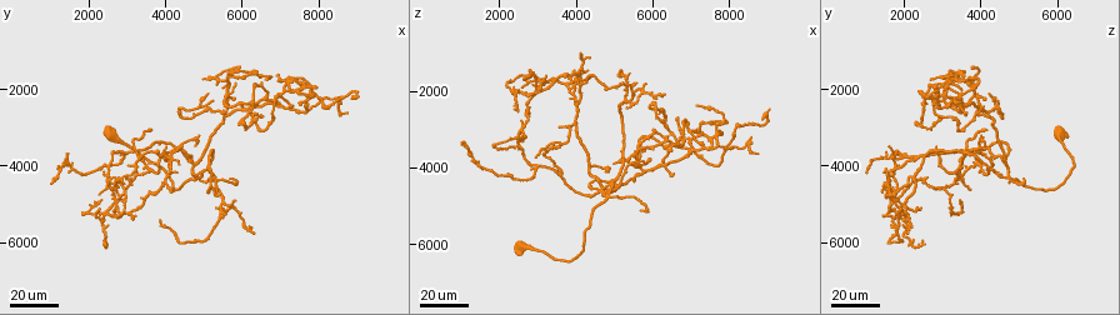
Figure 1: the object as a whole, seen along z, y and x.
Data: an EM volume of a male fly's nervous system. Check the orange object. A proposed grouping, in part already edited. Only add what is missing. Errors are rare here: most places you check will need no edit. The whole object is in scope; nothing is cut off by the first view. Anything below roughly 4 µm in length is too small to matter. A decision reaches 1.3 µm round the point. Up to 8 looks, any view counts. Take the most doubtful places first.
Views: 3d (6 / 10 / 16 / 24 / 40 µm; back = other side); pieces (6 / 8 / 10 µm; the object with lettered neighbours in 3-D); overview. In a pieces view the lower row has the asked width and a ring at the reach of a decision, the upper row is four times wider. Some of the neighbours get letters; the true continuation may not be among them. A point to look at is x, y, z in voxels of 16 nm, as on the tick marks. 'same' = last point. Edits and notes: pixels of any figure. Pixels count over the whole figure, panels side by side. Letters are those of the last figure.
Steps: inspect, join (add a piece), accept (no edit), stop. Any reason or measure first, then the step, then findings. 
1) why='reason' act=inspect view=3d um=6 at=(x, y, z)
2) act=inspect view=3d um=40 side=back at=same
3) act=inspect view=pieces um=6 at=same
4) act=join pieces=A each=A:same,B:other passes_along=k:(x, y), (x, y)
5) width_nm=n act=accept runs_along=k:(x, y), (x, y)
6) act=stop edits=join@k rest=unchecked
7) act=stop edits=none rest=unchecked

why='free end' act=inspect view=3d um=40 at=(4800, 3450, 4150)

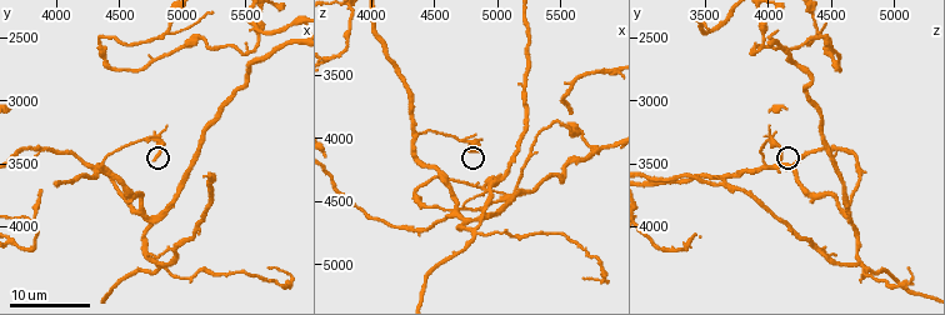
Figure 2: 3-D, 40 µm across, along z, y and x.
act=inspect view=pieces um=8 at=(4800, 3460, 4080)

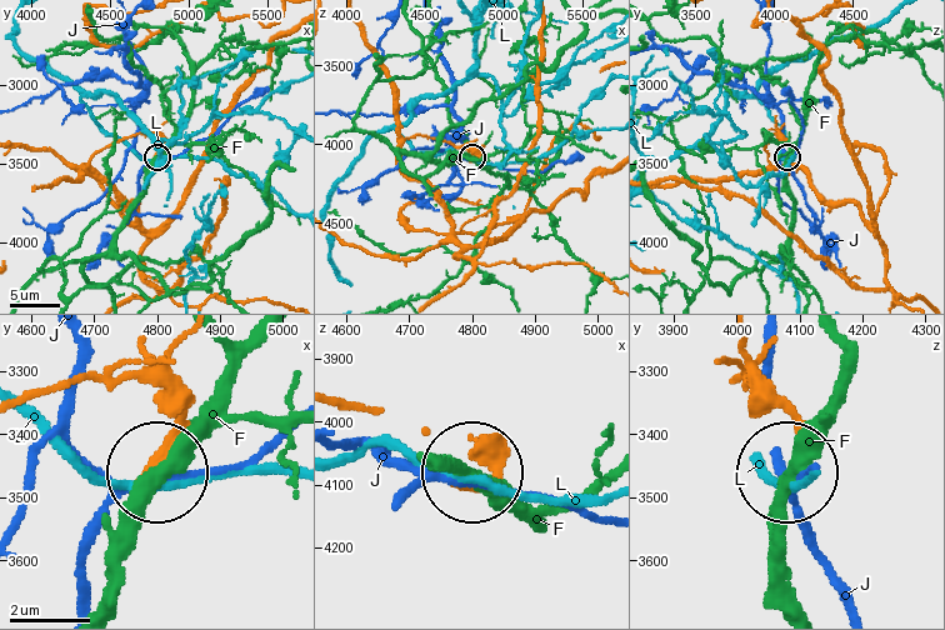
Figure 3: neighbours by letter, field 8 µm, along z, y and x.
act=accept each=F:other,J:other,L:other found='no lettered piece goes on from it'

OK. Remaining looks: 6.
why='an open end' act=inspect view=3d um=40 at=(5200, 4100, 1500)

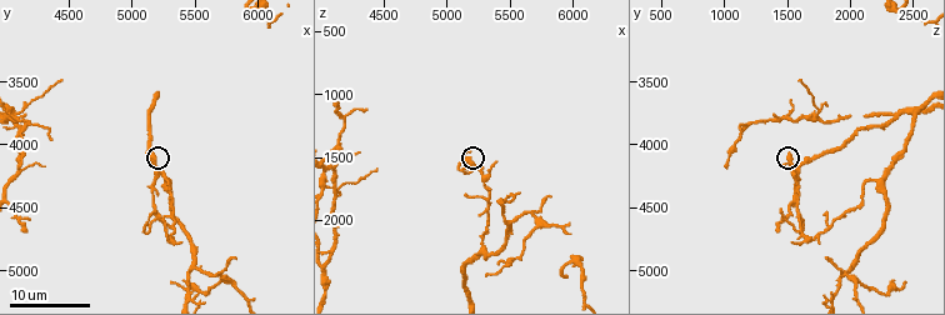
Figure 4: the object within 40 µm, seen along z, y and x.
act=inspect view=pieces um=8 at=(5160, 4080, 1520)

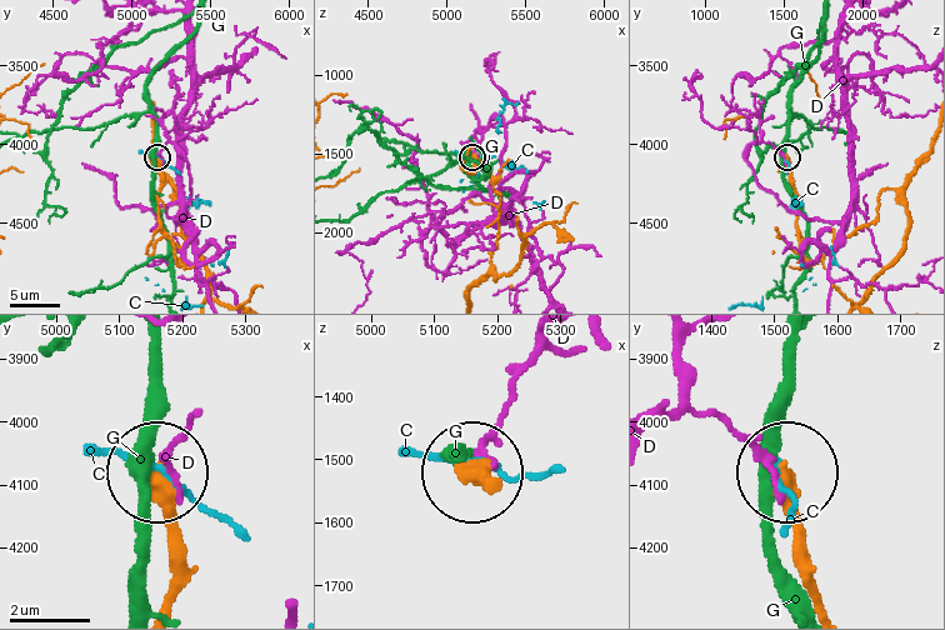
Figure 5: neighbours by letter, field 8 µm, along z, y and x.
width_nm=460 act=accept each=C:other,D:other,G:other runs_along=5:(169, 603), (173, 543), (151, 475) found='none of them fits'

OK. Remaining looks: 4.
why='stops while still wide' act=inspect view=3d um=16 at=(4140, 4680, 1420)

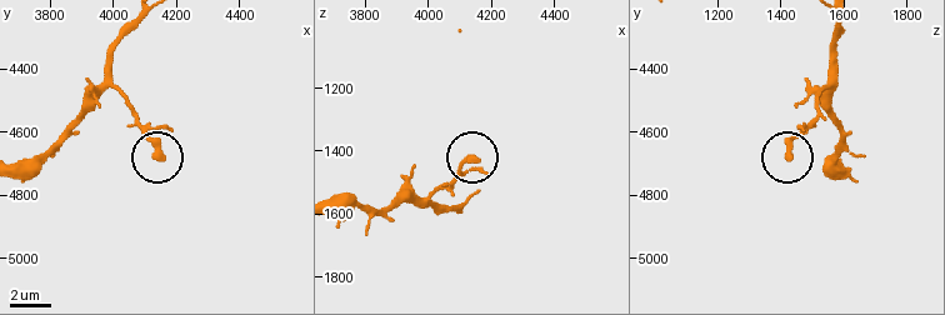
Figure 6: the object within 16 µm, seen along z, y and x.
act=inspect view=3d um=10 at=(4140, 4690, 1430)

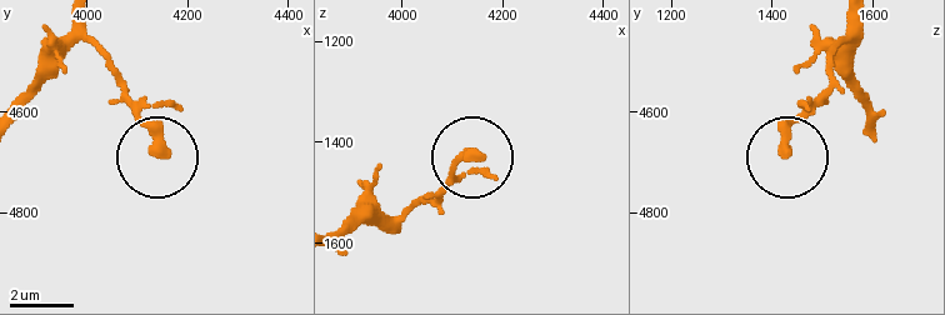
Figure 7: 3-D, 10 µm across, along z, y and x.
why='see the neighbours' act=inspect view=pieces um=8 at=(4140, 4675, 1420)

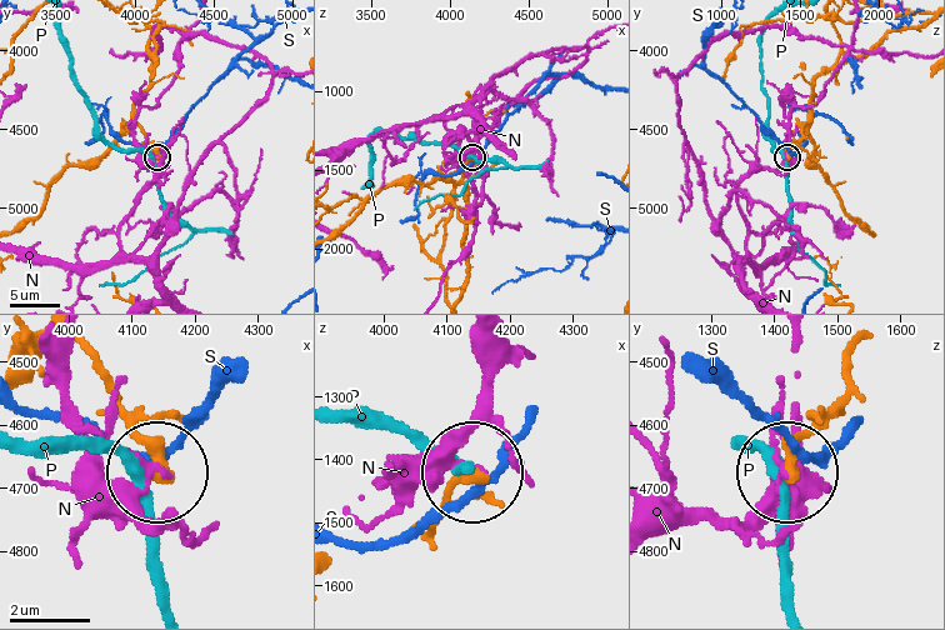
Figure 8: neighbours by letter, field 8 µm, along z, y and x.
act=accept each=N:other,P:other,S:other runs_along=8:(79, 339), (156, 466) found='no lettered piece goes on from it'

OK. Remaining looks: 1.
act=stop edits=none rest=unchecked

